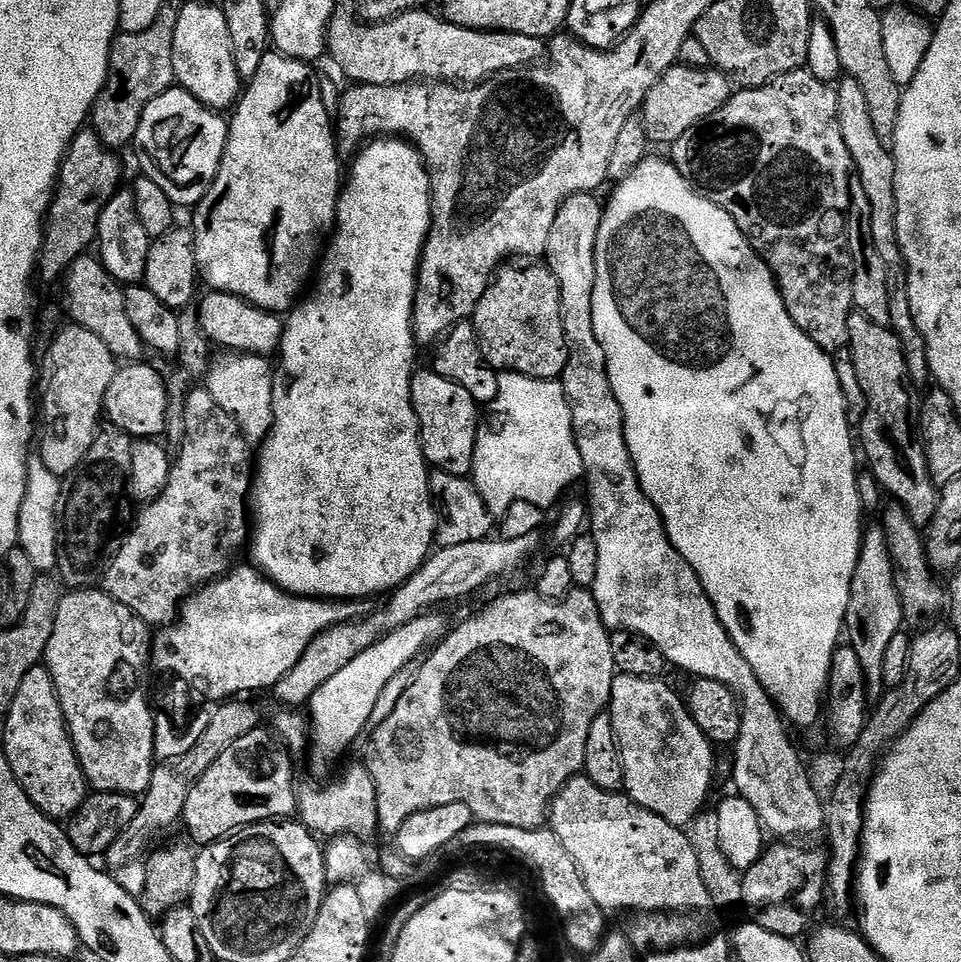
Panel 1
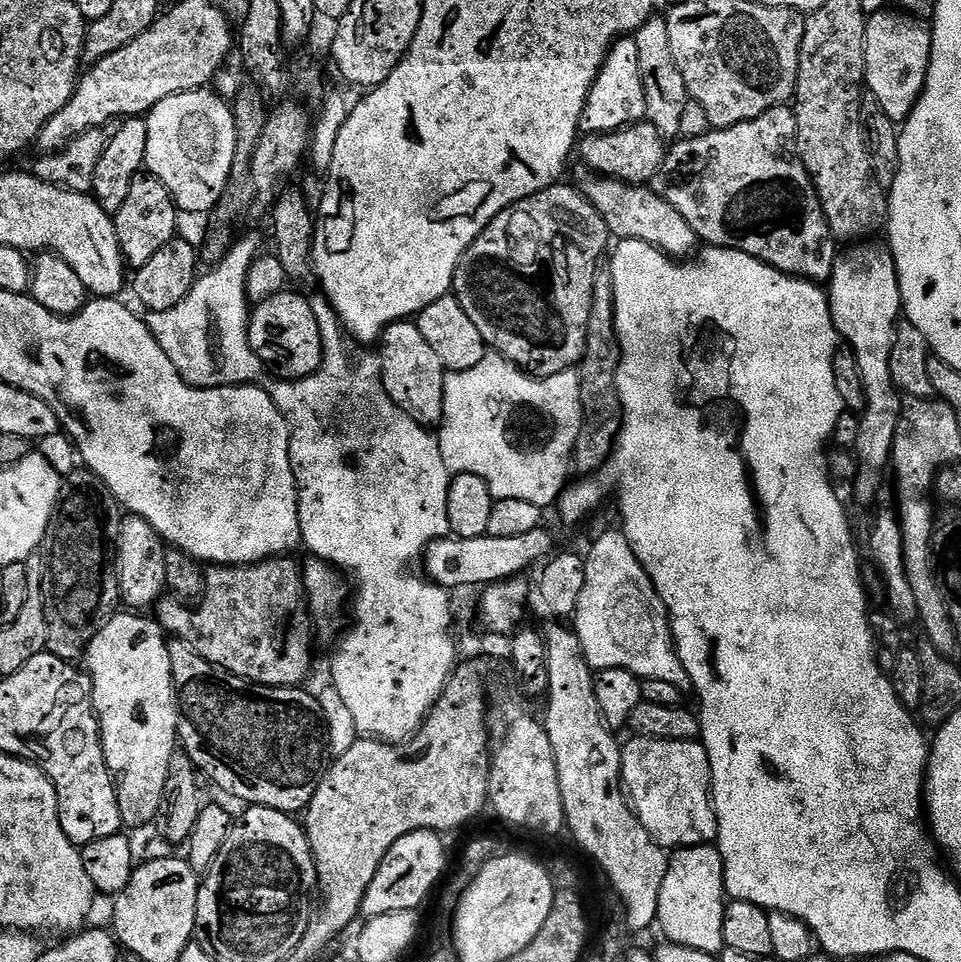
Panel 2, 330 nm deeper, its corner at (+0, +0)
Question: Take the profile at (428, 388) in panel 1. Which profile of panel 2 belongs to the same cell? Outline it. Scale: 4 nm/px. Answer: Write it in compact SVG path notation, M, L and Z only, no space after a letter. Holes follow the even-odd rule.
M400 320L396 324L391 324L384 331L382 345L384 349L379 349L380 357L380 380L384 384L386 394L391 398L392 404L398 406L414 422L418 422L423 428L429 430L439 429L444 423L444 377L446 370L442 366L442 361L438 359L438 354L426 343L426 338L422 338L422 330L411 320Z

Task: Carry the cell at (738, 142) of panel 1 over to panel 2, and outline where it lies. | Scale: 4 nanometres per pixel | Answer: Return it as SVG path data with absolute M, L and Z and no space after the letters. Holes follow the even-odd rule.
M791 107L771 108L766 114L738 126L718 128L693 140L681 139L676 143L680 144L673 148L671 145L664 165L658 170L654 191L690 222L697 241L714 248L736 248L801 280L828 282L832 279L838 241L832 235L814 182L796 153L796 113Z

